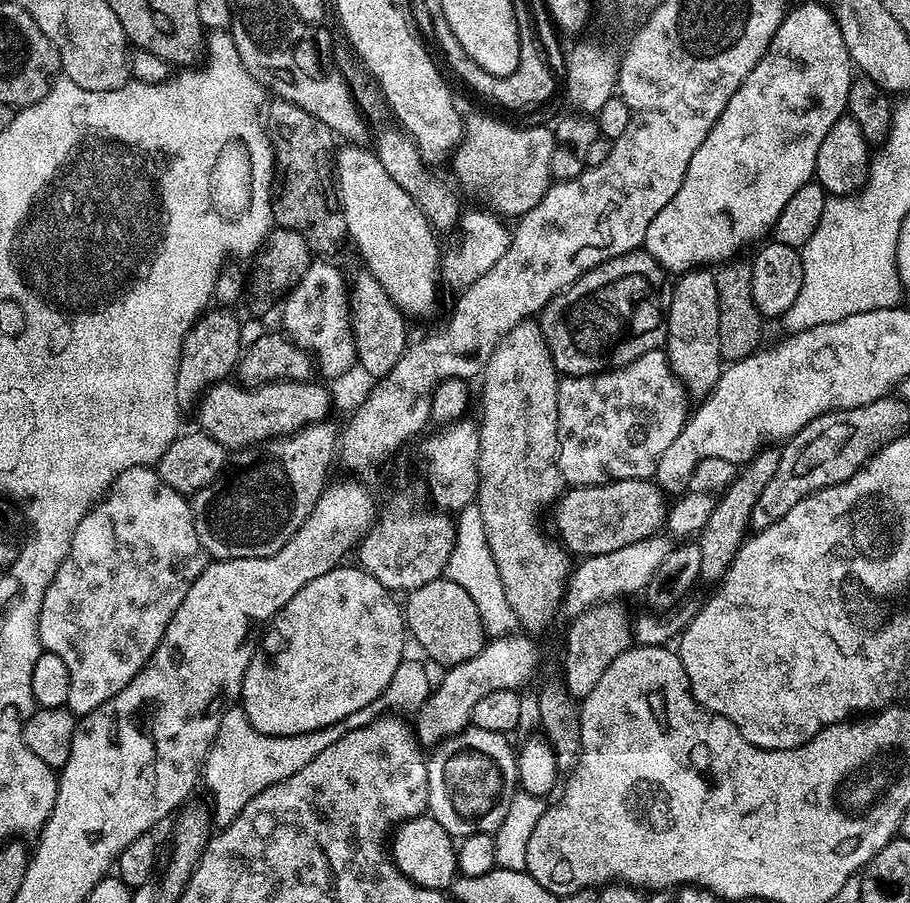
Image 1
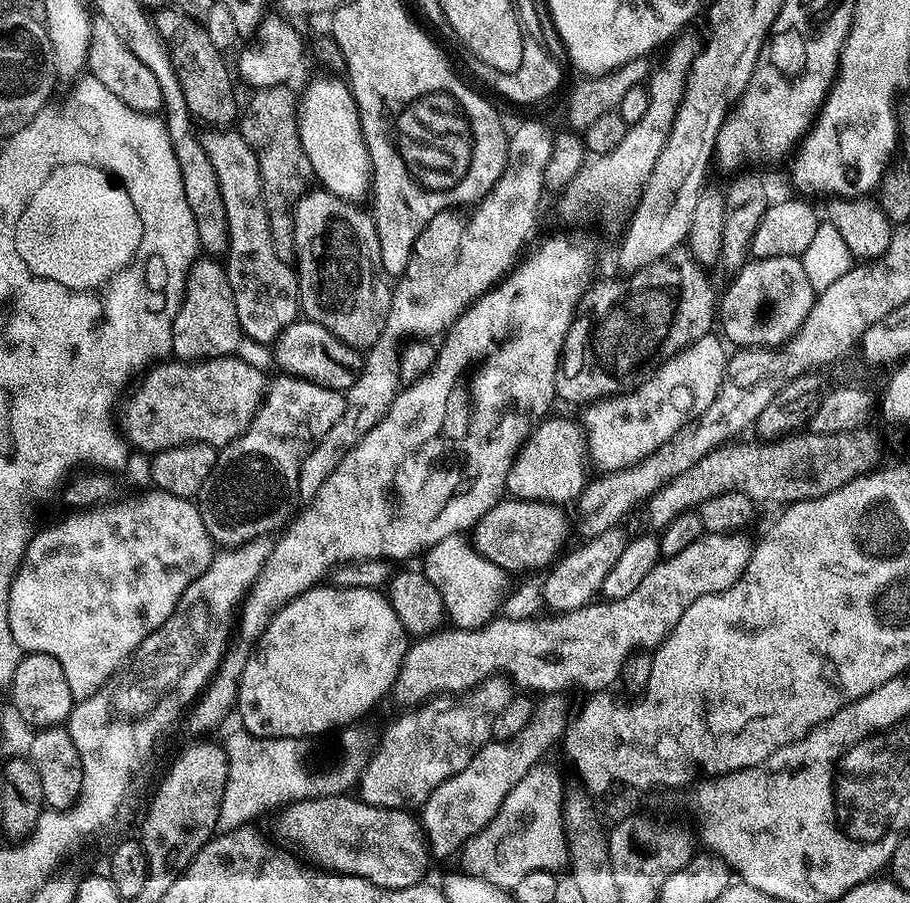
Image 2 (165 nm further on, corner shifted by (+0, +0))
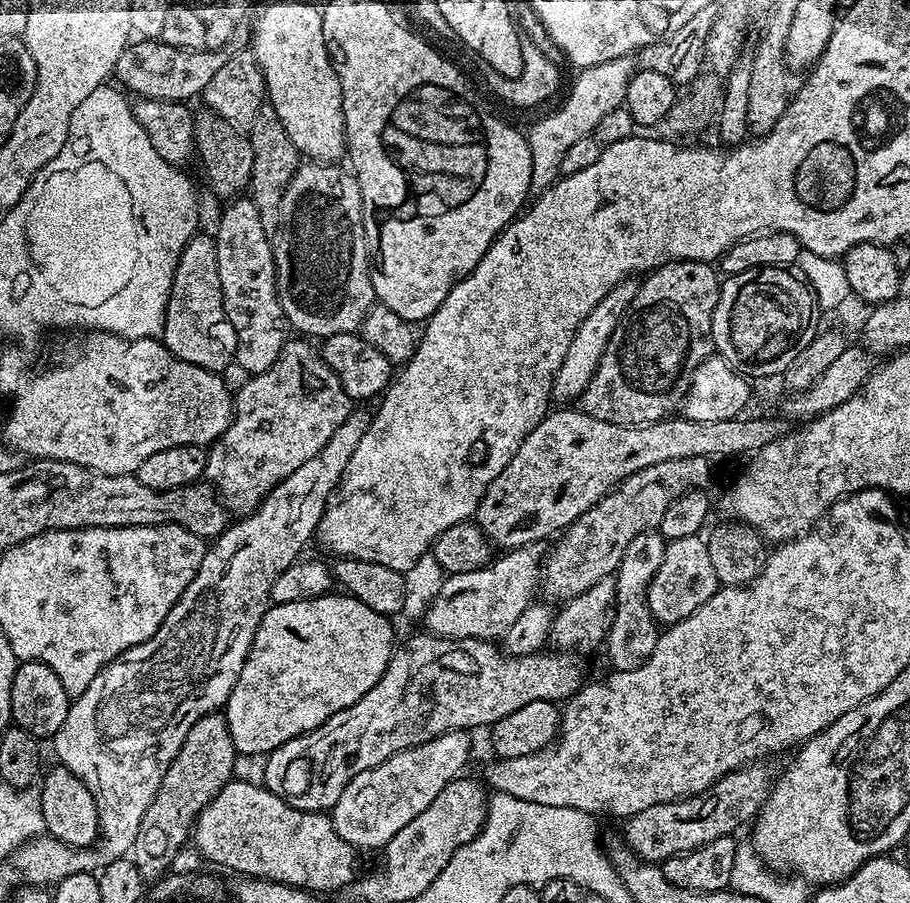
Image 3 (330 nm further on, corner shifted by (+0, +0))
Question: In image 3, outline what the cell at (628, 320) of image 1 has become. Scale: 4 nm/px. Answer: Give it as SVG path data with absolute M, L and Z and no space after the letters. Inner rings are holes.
M675 260L669 264L663 264L661 268L654 268L651 272L647 273L643 277L634 302L630 302L626 314L620 320L620 325L616 327L614 334L610 334L610 342L606 342L606 350L598 362L598 370L594 370L594 378L590 378L586 390L580 395L578 401L579 407L586 414L592 415L596 419L601 419L602 422L610 422L611 424L653 424L659 420L671 417L684 403L684 396L688 392L694 370L698 370L698 366L706 357L713 355L712 319L714 318L714 310L718 306L721 283L722 280L718 275L717 269L711 263L703 260Z

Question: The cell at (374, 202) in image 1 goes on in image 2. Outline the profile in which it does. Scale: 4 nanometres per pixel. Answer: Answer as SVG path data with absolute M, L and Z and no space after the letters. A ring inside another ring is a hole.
M343 79L340 80L316 80L304 96L298 100L298 115L300 117L300 137L302 138L302 150L306 150L306 158L310 158L312 175L322 183L323 191L332 192L338 198L360 202L364 195L372 192L372 163L368 147L362 134L360 115L356 100L352 97L352 90Z

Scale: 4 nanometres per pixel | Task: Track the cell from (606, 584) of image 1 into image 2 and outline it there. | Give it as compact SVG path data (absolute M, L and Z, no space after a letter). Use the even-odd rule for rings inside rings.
M495 674L481 681L475 688L457 695L449 704L443 704L443 699L433 698L411 710L404 710L400 717L378 736L369 764L360 778L358 785L359 799L365 800L367 804L373 804L376 808L402 808L405 810L416 810L423 806L458 770L463 770L470 763L470 758L482 750L482 746L492 739L492 727L494 718L502 714L502 710L512 701L514 688L503 675Z

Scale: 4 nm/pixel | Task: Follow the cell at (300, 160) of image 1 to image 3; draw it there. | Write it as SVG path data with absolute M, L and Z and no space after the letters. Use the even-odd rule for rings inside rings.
M270 106L260 109L256 120L250 126L250 139L254 150L250 199L258 210L258 218L262 218L262 226L271 234L278 226L282 194L286 194L286 186L290 186L290 178L294 178L300 168L302 157L294 142L290 142L278 114Z

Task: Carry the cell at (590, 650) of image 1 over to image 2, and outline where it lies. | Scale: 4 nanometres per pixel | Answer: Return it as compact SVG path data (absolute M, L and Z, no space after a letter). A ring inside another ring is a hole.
M544 694L535 701L532 717L514 738L509 740L491 739L470 758L463 770L458 770L422 806L422 827L428 841L431 855L448 856L452 851L463 849L471 836L476 836L498 814L506 794L526 778L534 765L541 763L552 747L559 745L564 731L570 723L568 700L564 694Z

